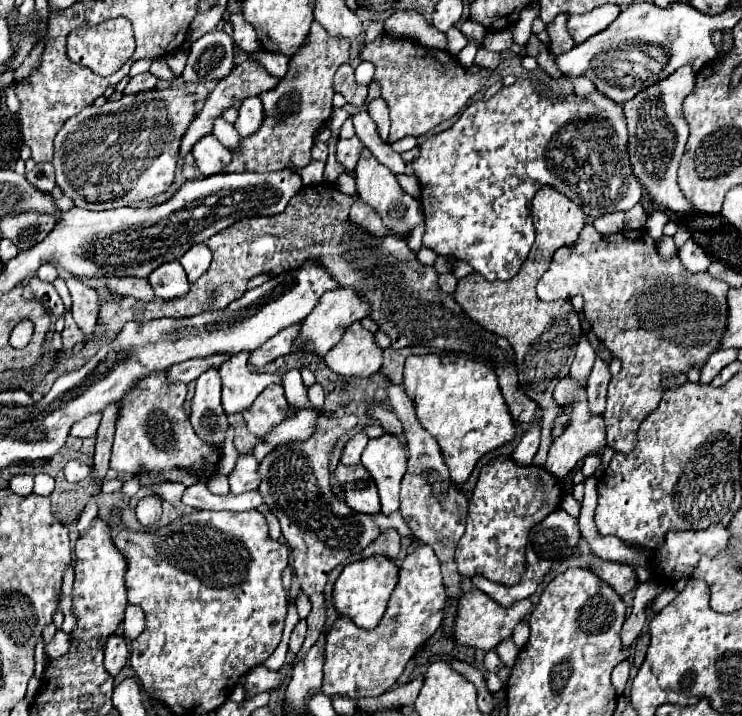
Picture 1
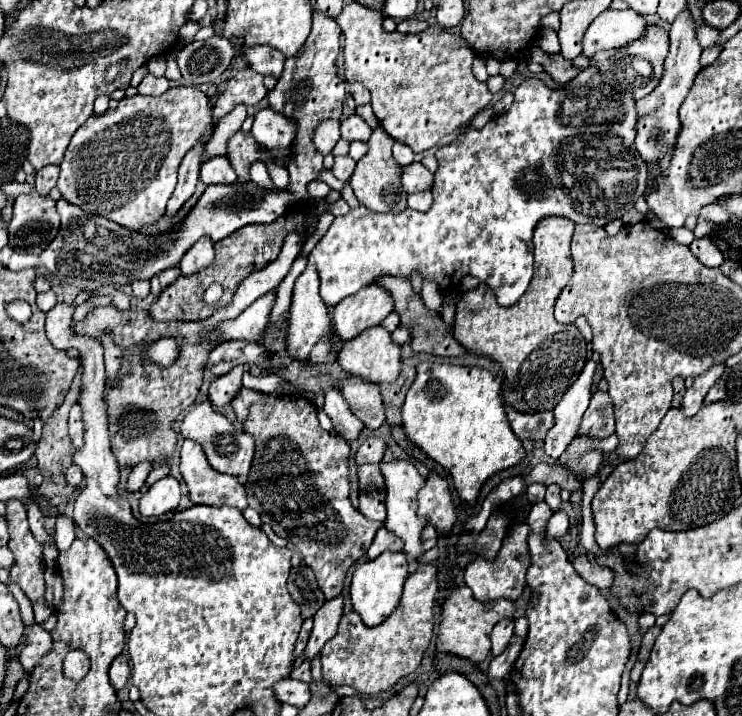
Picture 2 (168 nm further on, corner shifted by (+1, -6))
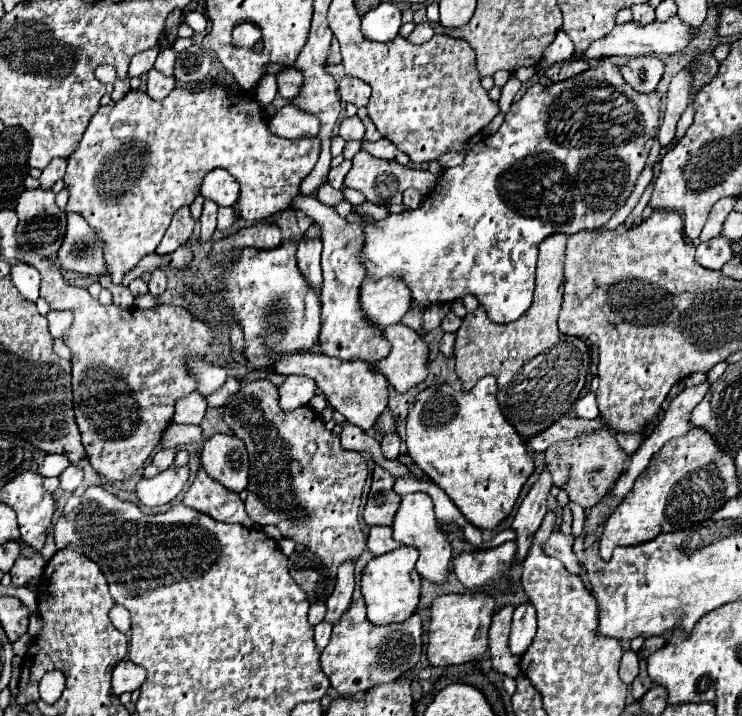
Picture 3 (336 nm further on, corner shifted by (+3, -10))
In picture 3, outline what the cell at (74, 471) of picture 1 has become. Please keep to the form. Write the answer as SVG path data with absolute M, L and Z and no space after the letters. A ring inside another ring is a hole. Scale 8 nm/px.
M71 464L71 466L69 466L67 470L63 470L61 476L59 476L61 488L67 490L67 492L73 492L73 490L81 484L81 480L83 480L83 470L81 470L81 466L77 466L77 464Z

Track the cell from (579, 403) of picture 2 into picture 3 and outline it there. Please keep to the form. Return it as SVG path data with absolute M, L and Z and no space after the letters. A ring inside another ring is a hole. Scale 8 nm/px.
M549 466L543 468L543 472L539 474L539 480L533 484L533 488L529 490L529 494L523 498L521 506L517 508L517 514L513 518L513 528L517 532L517 562L521 562L521 556L525 556L527 548L529 548L529 536L533 536L533 532L537 530L537 524L541 524L541 516L545 516L547 512L547 498L549 498L549 490L553 486L551 480L551 470Z

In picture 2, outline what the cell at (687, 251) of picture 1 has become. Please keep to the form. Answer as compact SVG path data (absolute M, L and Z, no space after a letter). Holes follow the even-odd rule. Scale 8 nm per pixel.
M705 236L705 238L695 238L689 248L691 248L691 252L693 252L703 264L707 264L707 266L711 266L711 268L721 266L721 262L725 260L725 258L723 258L723 252L721 252L721 250L713 244L713 240L707 238L707 236Z

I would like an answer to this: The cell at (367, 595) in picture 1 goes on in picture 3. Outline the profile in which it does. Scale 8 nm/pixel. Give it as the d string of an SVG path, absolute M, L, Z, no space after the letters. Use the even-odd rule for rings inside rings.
M401 546L393 552L373 558L365 566L363 576L361 576L361 594L367 604L367 618L373 626L403 622L417 610L421 576L413 568L413 562L417 562L417 550Z

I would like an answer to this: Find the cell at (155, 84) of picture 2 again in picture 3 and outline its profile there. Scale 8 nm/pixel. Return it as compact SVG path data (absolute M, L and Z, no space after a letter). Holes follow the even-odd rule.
M151 68L151 70L147 72L147 94L149 94L153 100L165 98L173 88L175 88L175 78L163 76L163 74L157 72L155 68Z

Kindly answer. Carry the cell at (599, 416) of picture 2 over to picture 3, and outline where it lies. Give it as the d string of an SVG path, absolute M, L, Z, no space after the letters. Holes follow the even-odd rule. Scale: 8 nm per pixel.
M599 426L591 432L583 432L577 438L557 442L545 452L545 462L553 472L553 484L565 490L569 494L569 500L583 506L585 510L593 508L597 502L603 500L603 496L623 472L625 458L627 454L619 448L615 434L605 426Z

